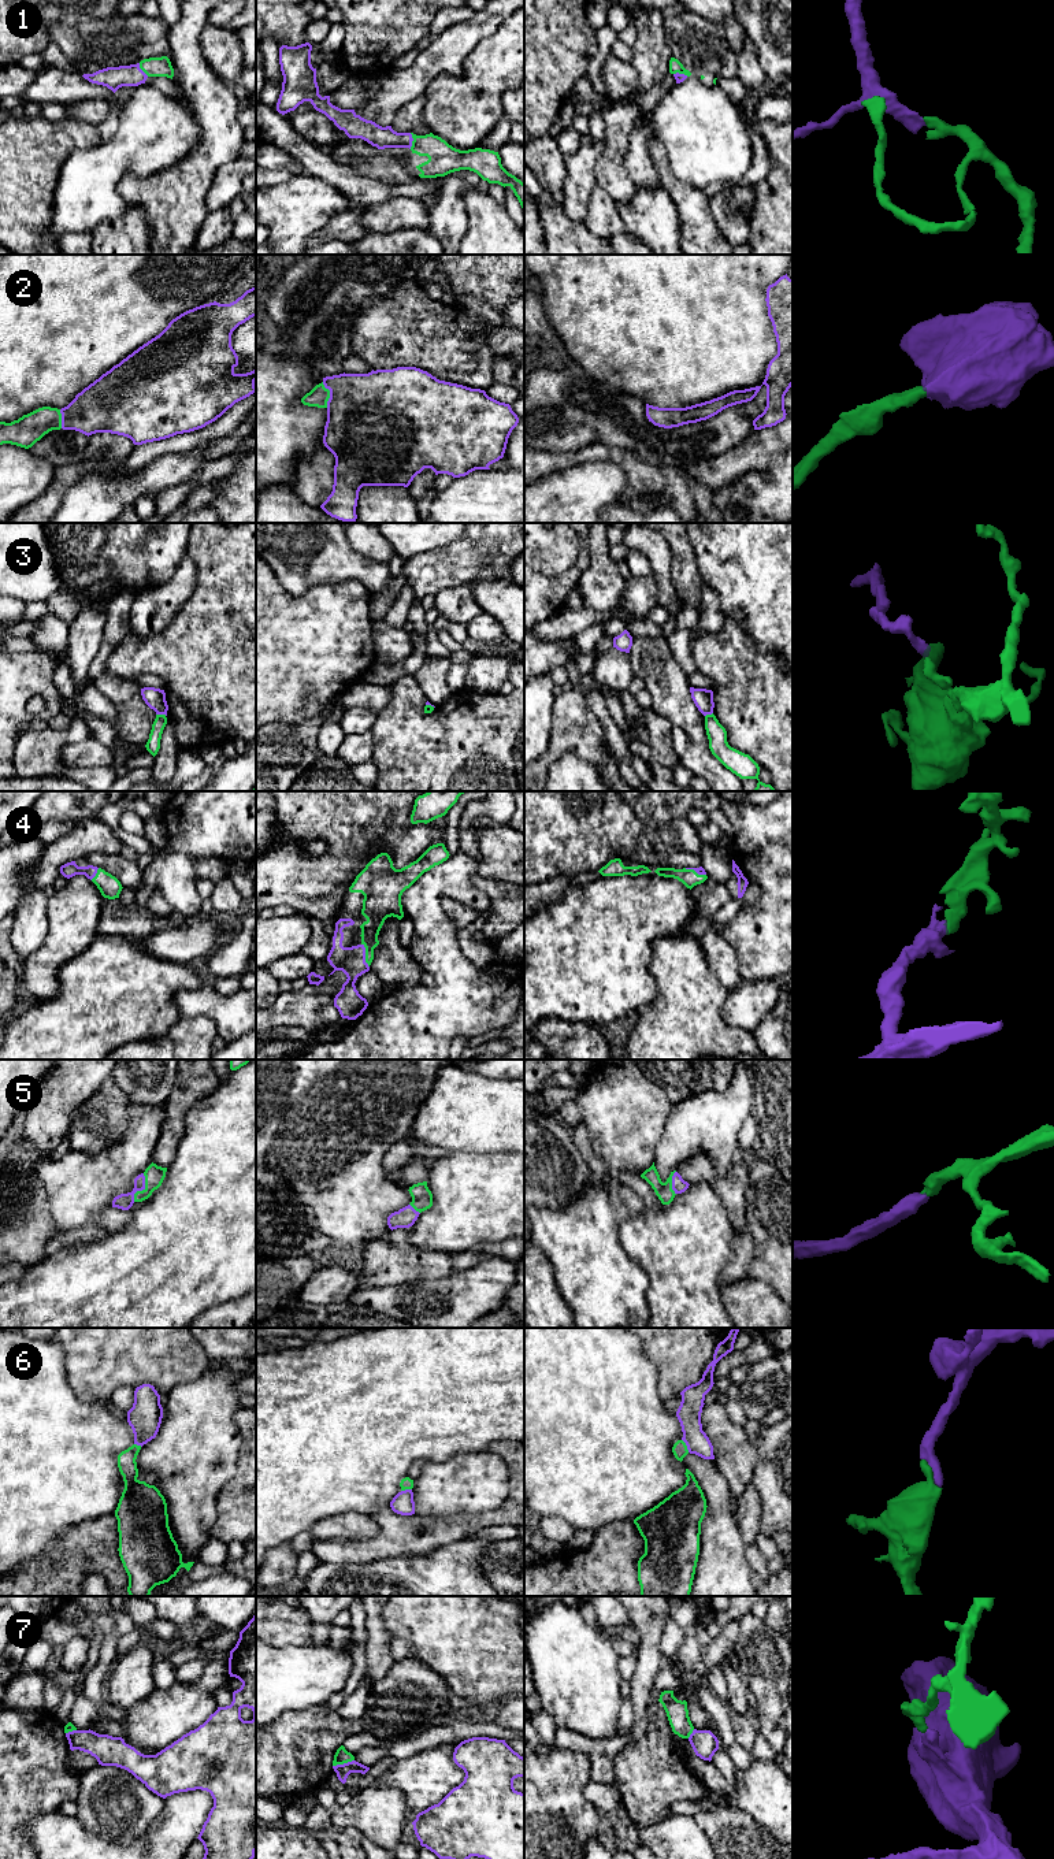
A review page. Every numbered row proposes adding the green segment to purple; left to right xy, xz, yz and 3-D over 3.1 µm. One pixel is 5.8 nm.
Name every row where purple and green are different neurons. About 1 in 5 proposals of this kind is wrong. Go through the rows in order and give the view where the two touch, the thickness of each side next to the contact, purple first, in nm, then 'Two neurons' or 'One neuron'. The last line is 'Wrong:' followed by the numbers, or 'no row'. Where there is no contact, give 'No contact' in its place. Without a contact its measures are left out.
1: Touches purple in xz. Thickness 130 nm (purple) against 180 nm. One neuron
2: Touches purple in xz. Thickness 480 nm (purple) against 120 nm. One neuron
3: Touches purple in xy. Thickness 120 nm (purple) against 80 nm. Two neurons
4: Touches purple in xz. Thickness 160 nm (purple) against 120 nm. One neuron
5: Touches purple in xy. Thickness 100 nm (purple) against 120 nm. One neuron
6: Touches purple in yz. Thickness 140 nm (purple) against 90 nm. One neuron
7: Touches purple in xz. Thickness 80 nm (purple) against 90 nm. Two neurons
Wrong: 3, 7

